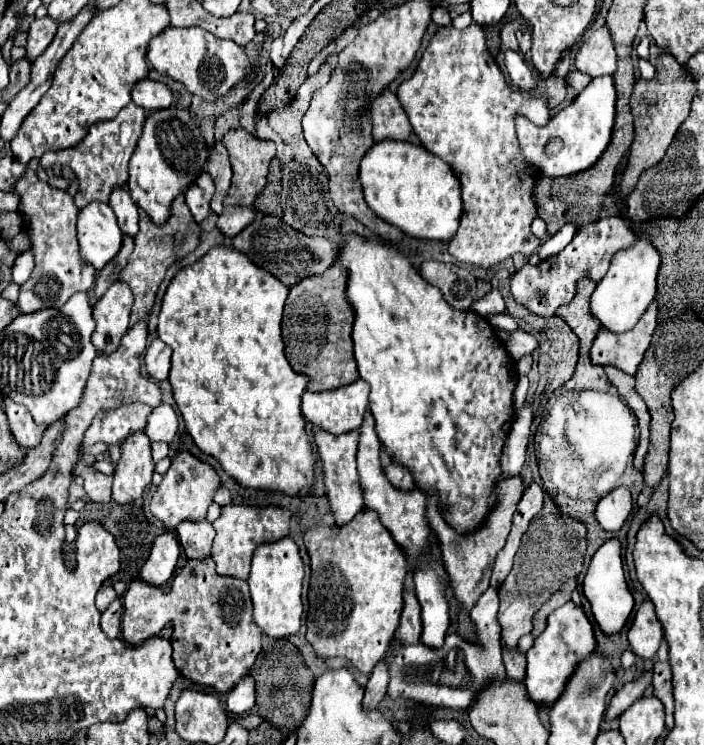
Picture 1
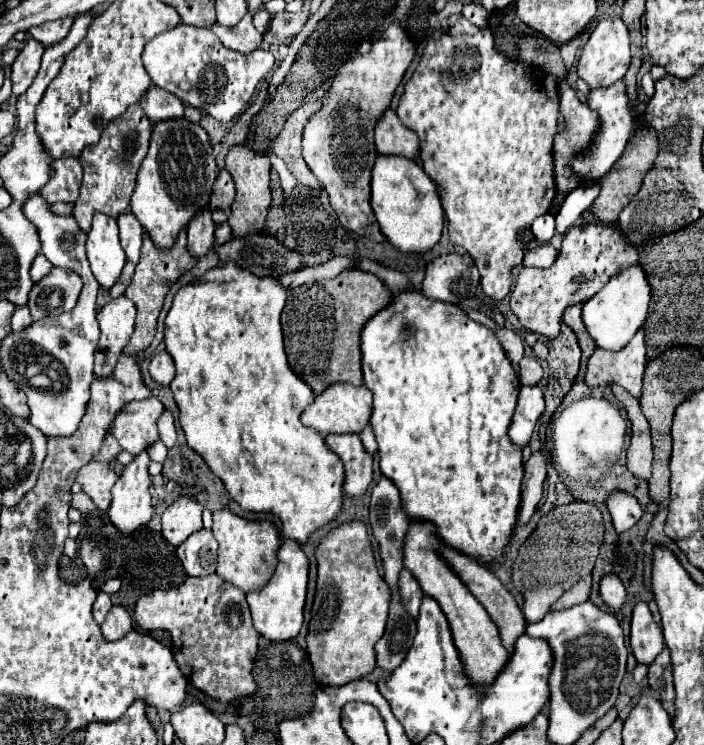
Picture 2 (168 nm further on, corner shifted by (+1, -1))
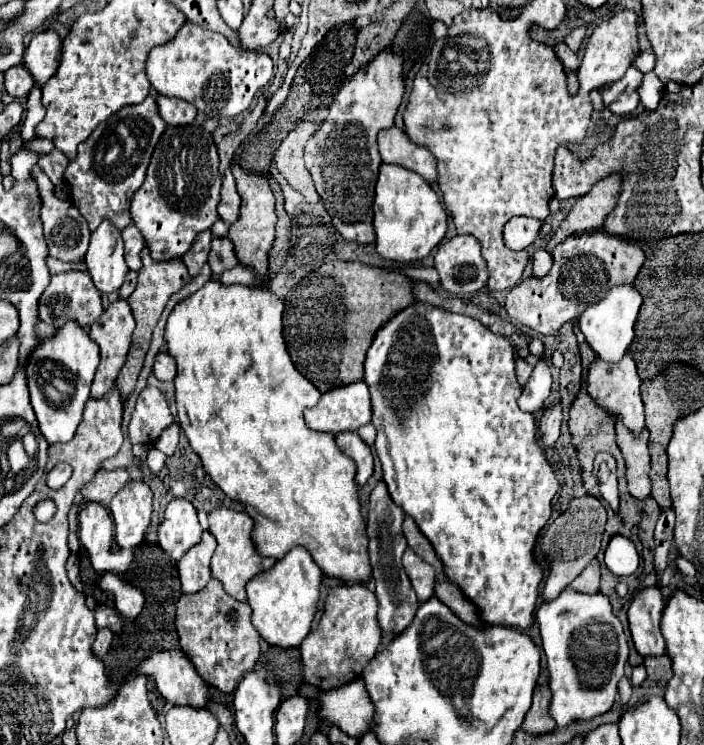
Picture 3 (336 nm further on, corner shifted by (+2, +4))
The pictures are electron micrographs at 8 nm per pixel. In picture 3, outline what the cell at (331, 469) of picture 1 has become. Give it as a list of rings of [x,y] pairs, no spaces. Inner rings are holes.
[[[345,431],[345,433],[337,433],[335,435],[337,447],[355,461],[357,465],[357,475],[355,475],[355,483],[357,485],[365,485],[365,481],[373,475],[373,455],[371,449],[361,441],[361,437],[357,433]]]

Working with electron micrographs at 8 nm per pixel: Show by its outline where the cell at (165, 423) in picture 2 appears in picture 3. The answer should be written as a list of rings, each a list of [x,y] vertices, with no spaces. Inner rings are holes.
[[[173,423],[173,425],[169,425],[167,429],[163,429],[163,433],[161,433],[161,437],[157,439],[155,447],[157,447],[159,451],[163,451],[167,457],[171,457],[171,455],[175,453],[177,441],[179,441],[179,429],[177,429],[177,425]]]

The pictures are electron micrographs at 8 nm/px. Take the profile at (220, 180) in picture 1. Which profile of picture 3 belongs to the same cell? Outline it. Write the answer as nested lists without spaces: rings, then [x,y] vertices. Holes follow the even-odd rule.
[[[227,169],[225,177],[223,177],[223,187],[221,187],[221,201],[217,207],[219,217],[231,225],[239,217],[239,205],[241,205],[241,197],[235,189],[235,179],[233,179],[231,171]]]

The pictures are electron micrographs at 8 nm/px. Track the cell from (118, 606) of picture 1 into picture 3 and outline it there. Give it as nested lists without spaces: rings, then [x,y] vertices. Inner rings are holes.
[[[99,629],[97,639],[95,639],[95,643],[93,643],[93,651],[95,651],[99,657],[105,657],[105,653],[109,651],[113,639],[115,639],[115,633],[113,633],[111,629]]]

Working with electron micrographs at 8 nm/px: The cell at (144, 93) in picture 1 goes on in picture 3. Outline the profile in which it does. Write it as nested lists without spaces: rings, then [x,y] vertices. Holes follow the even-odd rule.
[[[157,95],[157,103],[159,115],[163,117],[163,121],[167,121],[167,125],[189,125],[197,115],[197,109],[191,103],[179,101],[175,97]]]

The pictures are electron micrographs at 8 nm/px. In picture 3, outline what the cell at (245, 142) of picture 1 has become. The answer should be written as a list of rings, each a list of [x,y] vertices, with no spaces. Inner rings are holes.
[[[233,163],[231,171],[237,181],[237,191],[241,195],[241,213],[239,213],[239,219],[229,227],[227,237],[233,241],[237,257],[243,265],[255,267],[259,273],[265,273],[267,271],[267,253],[273,245],[275,223],[277,223],[275,199],[273,199],[271,187],[269,187],[269,177],[259,177],[259,173],[247,173],[247,171],[243,171],[243,167],[239,163]]]

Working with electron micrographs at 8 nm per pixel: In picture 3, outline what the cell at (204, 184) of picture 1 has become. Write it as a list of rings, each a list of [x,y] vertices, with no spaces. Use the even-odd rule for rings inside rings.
[[[211,229],[199,233],[199,237],[191,245],[191,249],[183,255],[183,261],[185,261],[191,277],[197,275],[201,271],[201,267],[205,265],[207,255],[209,255],[209,249],[211,249]]]

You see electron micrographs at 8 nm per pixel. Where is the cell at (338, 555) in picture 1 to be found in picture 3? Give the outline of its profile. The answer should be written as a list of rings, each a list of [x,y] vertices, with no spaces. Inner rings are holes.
[[[337,585],[331,587],[323,605],[323,615],[315,631],[311,631],[301,643],[303,677],[329,691],[361,677],[363,667],[377,653],[381,643],[381,629],[377,623],[377,597],[365,585]]]

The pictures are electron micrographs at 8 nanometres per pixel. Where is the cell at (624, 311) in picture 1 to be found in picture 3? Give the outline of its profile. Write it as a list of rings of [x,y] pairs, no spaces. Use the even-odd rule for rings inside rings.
[[[617,285],[607,293],[607,297],[595,303],[591,309],[585,309],[579,317],[579,329],[585,335],[585,341],[593,347],[593,351],[605,361],[619,361],[623,353],[633,343],[633,327],[639,315],[639,307],[643,303],[641,293],[633,285]]]

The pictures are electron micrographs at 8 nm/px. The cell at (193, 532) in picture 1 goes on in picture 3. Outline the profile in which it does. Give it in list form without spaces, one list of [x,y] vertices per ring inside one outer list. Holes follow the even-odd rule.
[[[205,531],[199,545],[193,545],[179,559],[177,569],[179,569],[179,579],[181,579],[183,593],[197,593],[209,583],[209,579],[211,579],[209,561],[215,553],[215,547],[217,547],[215,537],[209,531]]]

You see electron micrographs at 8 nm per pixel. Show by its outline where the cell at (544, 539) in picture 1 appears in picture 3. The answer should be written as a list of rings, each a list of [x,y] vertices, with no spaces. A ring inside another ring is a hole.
[[[585,495],[579,499],[571,499],[567,511],[563,511],[557,519],[551,519],[543,529],[537,541],[537,555],[543,557],[547,567],[547,577],[543,581],[543,601],[553,601],[599,553],[601,537],[605,529],[607,513],[601,501],[593,495]]]

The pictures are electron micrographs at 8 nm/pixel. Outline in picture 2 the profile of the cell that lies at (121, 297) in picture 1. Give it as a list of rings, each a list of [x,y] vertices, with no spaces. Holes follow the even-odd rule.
[[[126,296],[110,300],[98,312],[100,342],[96,350],[96,368],[94,368],[96,378],[108,378],[114,372],[114,366],[134,332],[134,318],[136,306]]]

